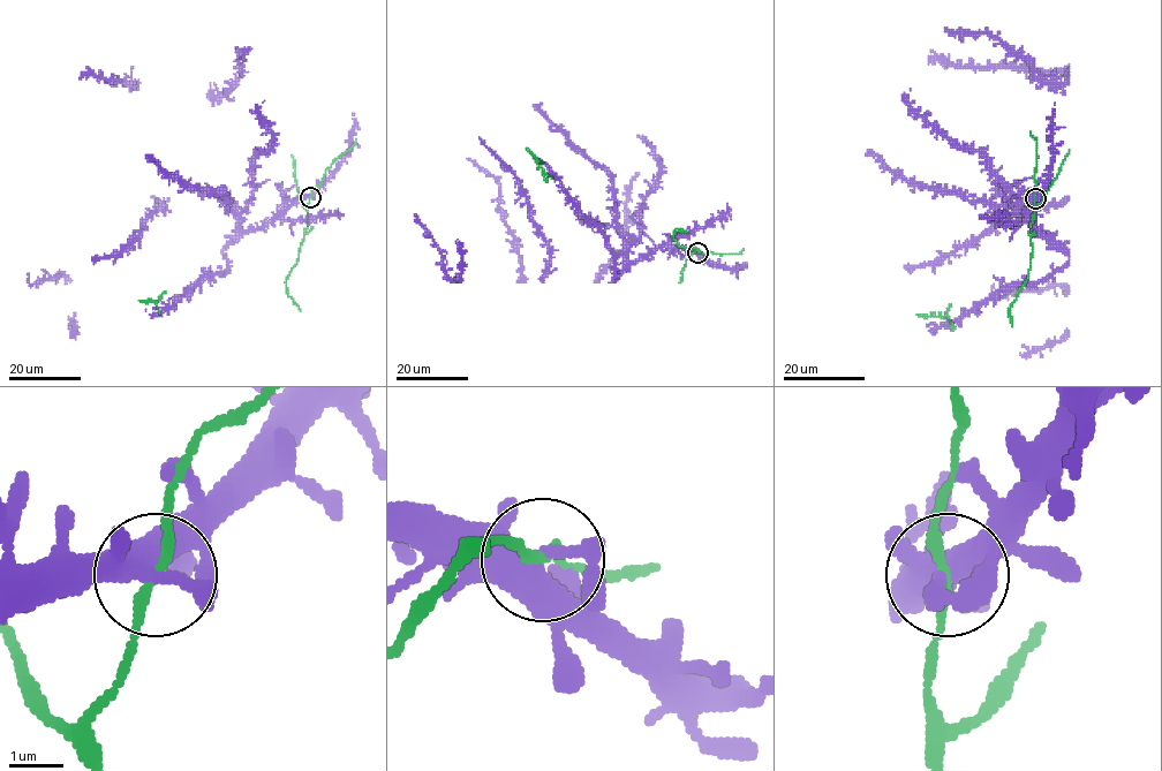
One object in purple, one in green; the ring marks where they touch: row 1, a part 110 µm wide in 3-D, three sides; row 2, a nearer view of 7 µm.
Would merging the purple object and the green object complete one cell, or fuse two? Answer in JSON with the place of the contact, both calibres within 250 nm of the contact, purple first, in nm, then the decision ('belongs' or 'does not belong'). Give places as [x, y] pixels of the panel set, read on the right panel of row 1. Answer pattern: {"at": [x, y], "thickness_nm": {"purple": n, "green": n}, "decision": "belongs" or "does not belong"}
{"at": [1035, 198], "thickness_nm": {"purple": 400, "green": 170}, "decision": "does not belong"}

